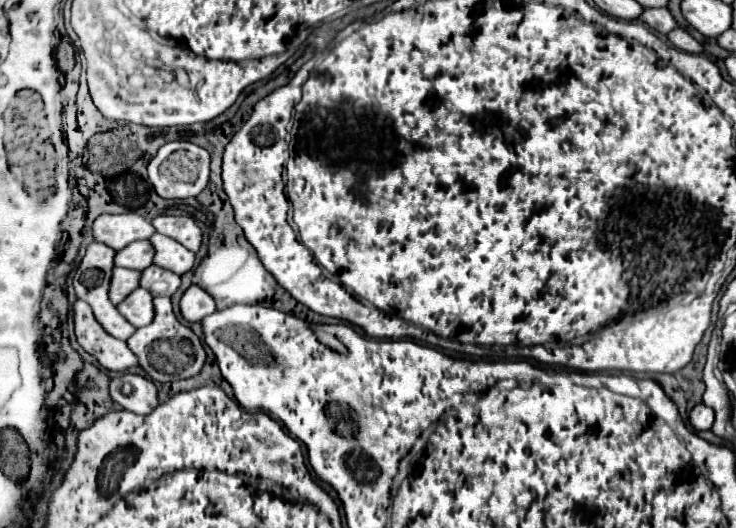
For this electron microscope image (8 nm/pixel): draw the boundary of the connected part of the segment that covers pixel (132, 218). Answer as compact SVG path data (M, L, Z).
M125 212L125 214L103 214L93 222L93 234L97 242L107 244L113 250L121 250L127 244L151 238L155 234L155 226L139 214Z

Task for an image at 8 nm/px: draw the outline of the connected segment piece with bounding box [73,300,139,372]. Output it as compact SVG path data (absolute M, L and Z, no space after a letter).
M77 300L73 306L75 312L75 336L77 342L99 360L105 370L123 372L133 366L139 366L137 356L131 352L127 342L113 338L93 316L93 310L87 302Z

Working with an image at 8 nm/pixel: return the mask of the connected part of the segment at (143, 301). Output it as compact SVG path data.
M137 288L129 298L125 298L117 310L137 328L149 326L153 322L153 296L145 288Z

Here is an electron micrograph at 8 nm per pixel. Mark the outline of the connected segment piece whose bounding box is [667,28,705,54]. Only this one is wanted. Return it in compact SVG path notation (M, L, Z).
M677 28L673 34L667 36L671 40L671 44L683 52L693 52L693 54L703 54L705 48L701 42L697 42L689 32L685 32L683 28Z

